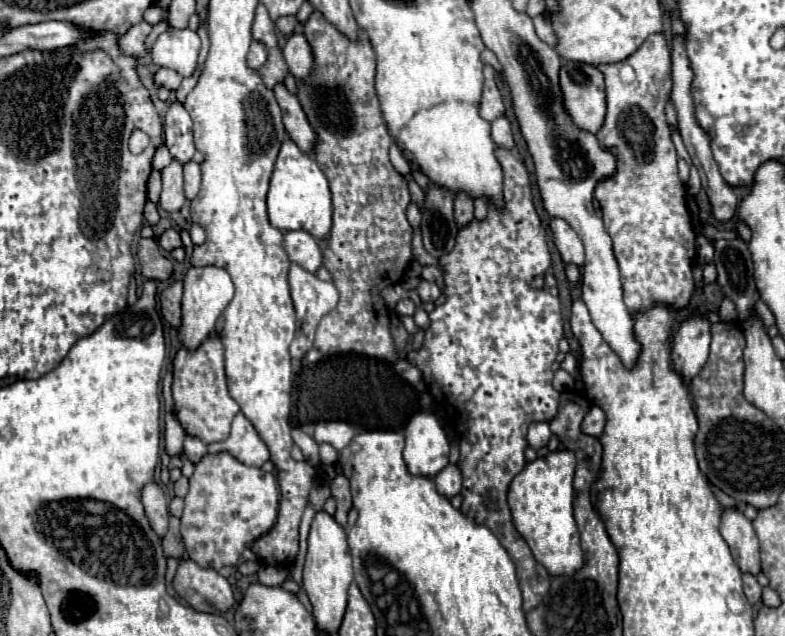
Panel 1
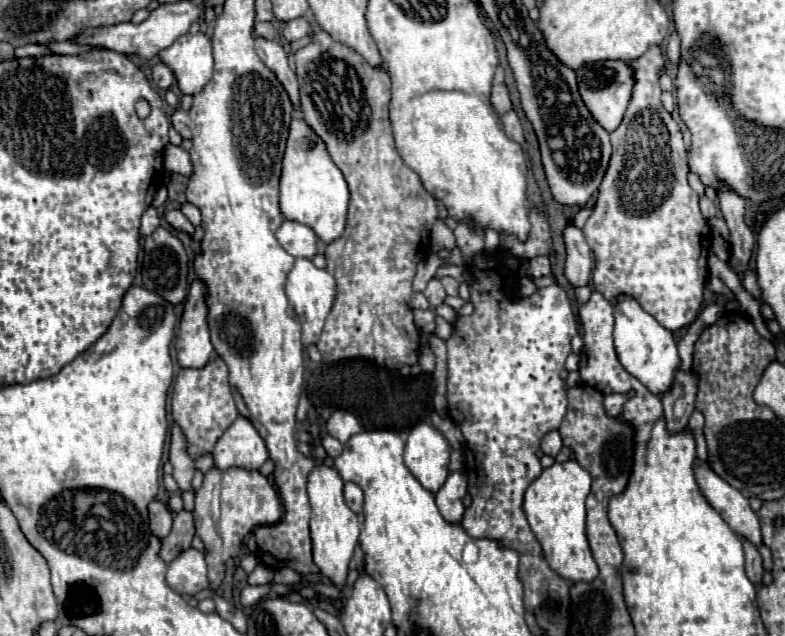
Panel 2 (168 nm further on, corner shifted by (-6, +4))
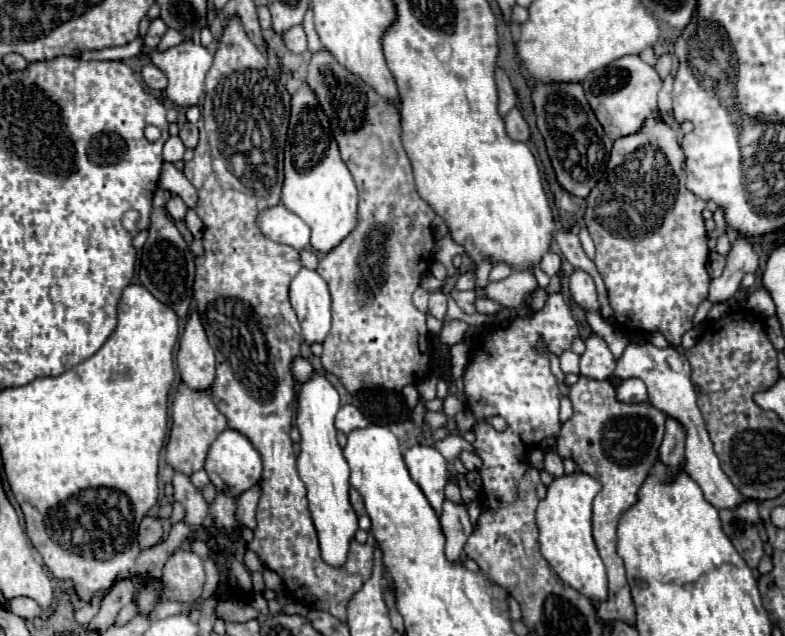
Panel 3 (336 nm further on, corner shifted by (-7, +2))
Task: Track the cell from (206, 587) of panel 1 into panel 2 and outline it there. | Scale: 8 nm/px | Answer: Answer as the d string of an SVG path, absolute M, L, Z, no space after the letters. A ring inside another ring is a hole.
M196 549L182 551L170 565L166 573L168 585L180 595L196 595L204 589L210 589L210 581L206 575L204 553Z

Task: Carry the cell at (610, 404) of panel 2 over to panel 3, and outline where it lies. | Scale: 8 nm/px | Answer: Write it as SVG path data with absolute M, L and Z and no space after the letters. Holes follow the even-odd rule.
M637 377L623 379L623 381L619 381L619 387L617 387L617 399L623 403L645 403L647 401L647 387Z

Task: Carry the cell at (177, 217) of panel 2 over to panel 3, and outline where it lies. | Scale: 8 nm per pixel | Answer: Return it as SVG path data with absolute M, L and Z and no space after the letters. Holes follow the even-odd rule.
M173 195L169 201L167 201L167 211L173 219L183 219L185 217L185 211L187 211L187 205L183 203L181 197Z

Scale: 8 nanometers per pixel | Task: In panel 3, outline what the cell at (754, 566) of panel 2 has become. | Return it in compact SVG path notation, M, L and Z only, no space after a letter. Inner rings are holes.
M743 501L735 509L719 509L719 517L723 531L731 539L737 553L745 559L745 563L751 569L755 569L759 559L763 557L763 543L757 531L757 521L759 521L757 503Z

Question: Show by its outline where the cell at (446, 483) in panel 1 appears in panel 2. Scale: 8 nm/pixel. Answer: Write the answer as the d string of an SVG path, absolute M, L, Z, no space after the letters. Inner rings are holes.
M462 471L450 473L446 483L436 493L436 505L446 521L460 523L464 513L464 505L462 505L464 495L466 495L466 475Z

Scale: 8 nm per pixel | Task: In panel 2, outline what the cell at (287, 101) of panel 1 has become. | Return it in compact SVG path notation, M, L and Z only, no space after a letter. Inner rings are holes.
M256 37L256 53L266 63L266 67L278 77L278 81L284 85L294 109L300 111L300 95L298 95L296 73L290 69L288 55L282 49L282 45L278 45L276 41L266 41L262 37Z

